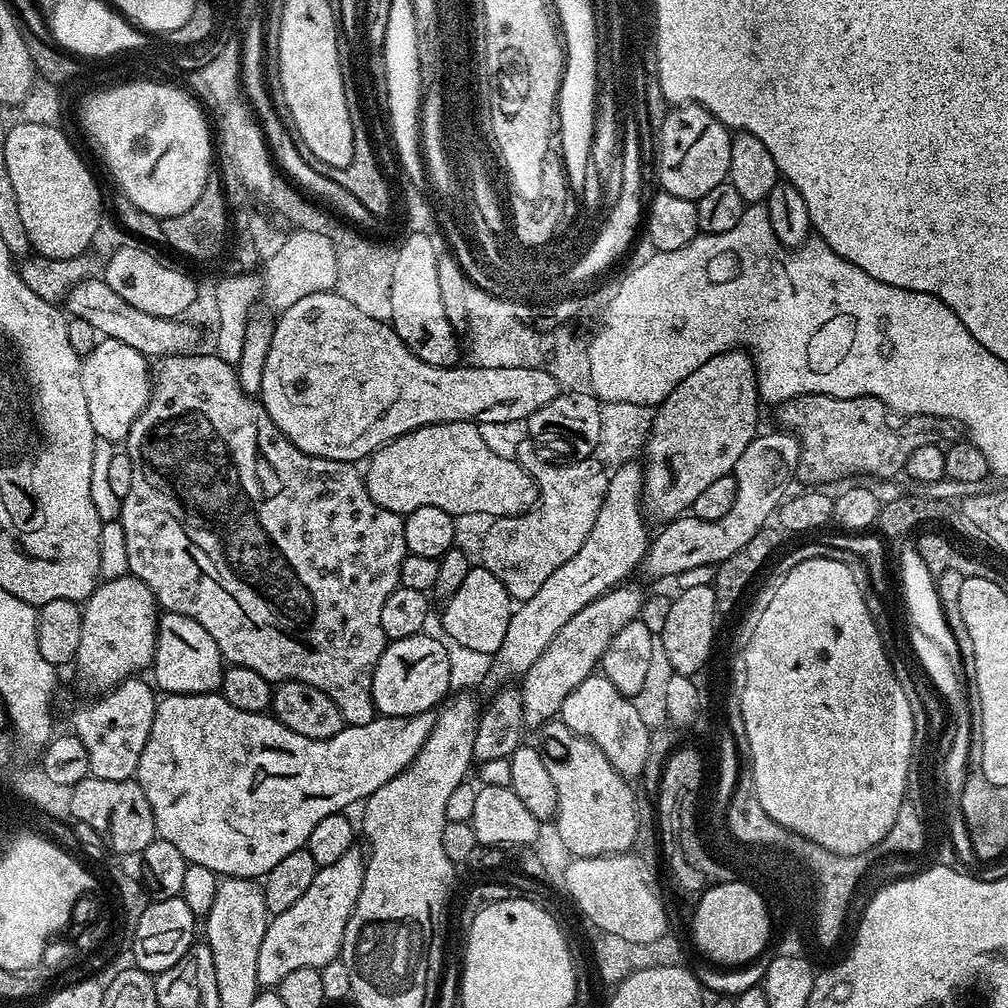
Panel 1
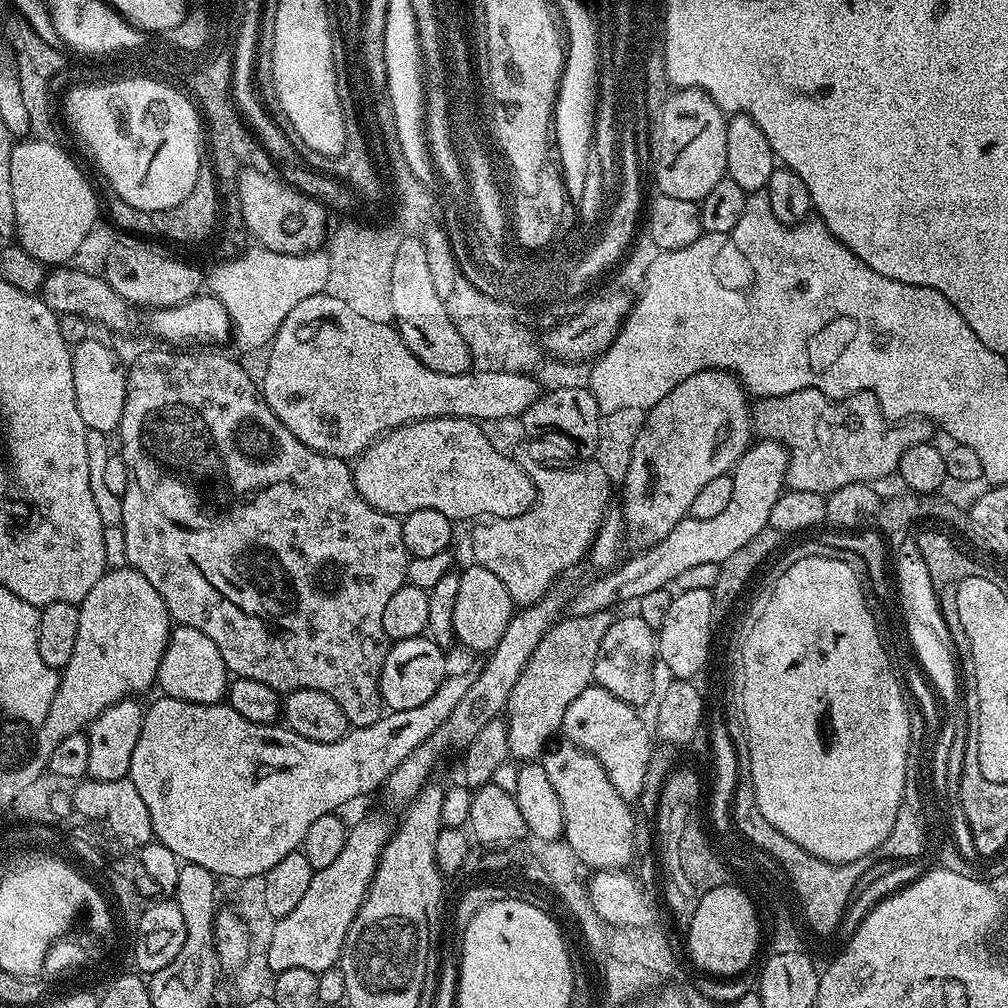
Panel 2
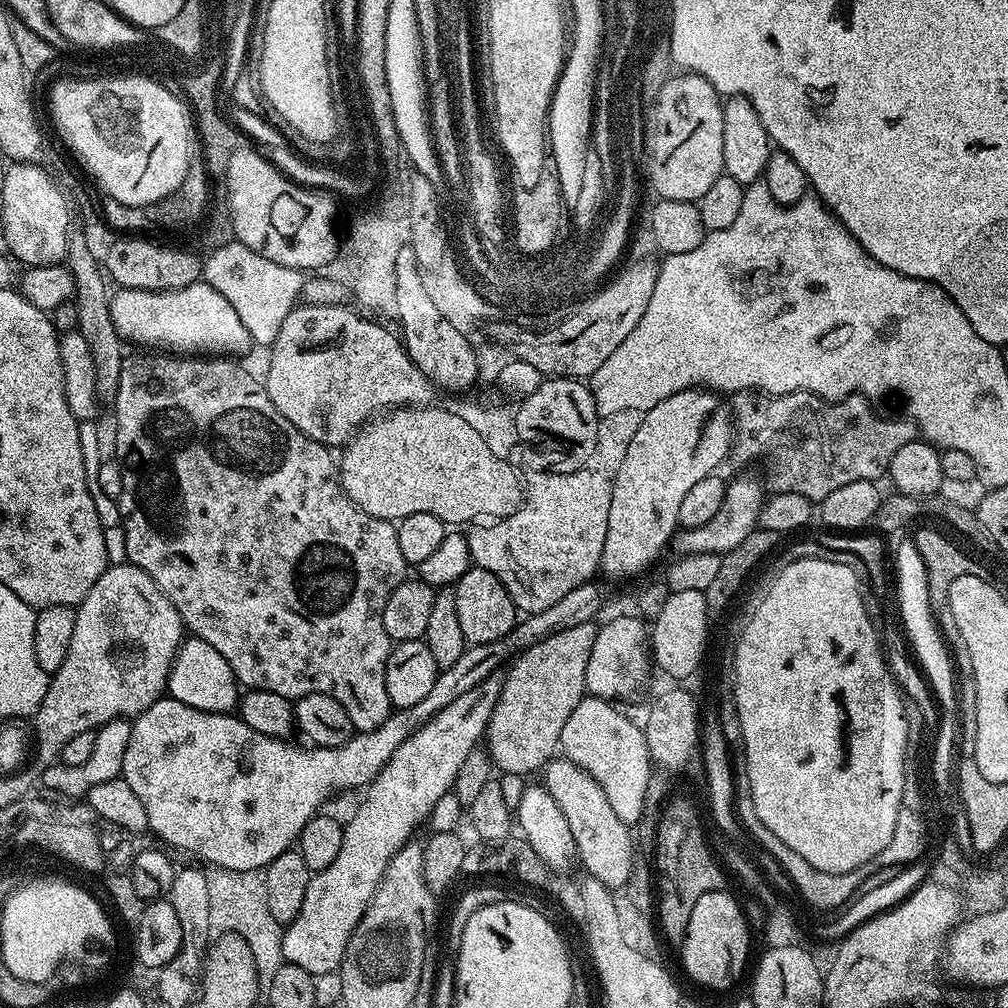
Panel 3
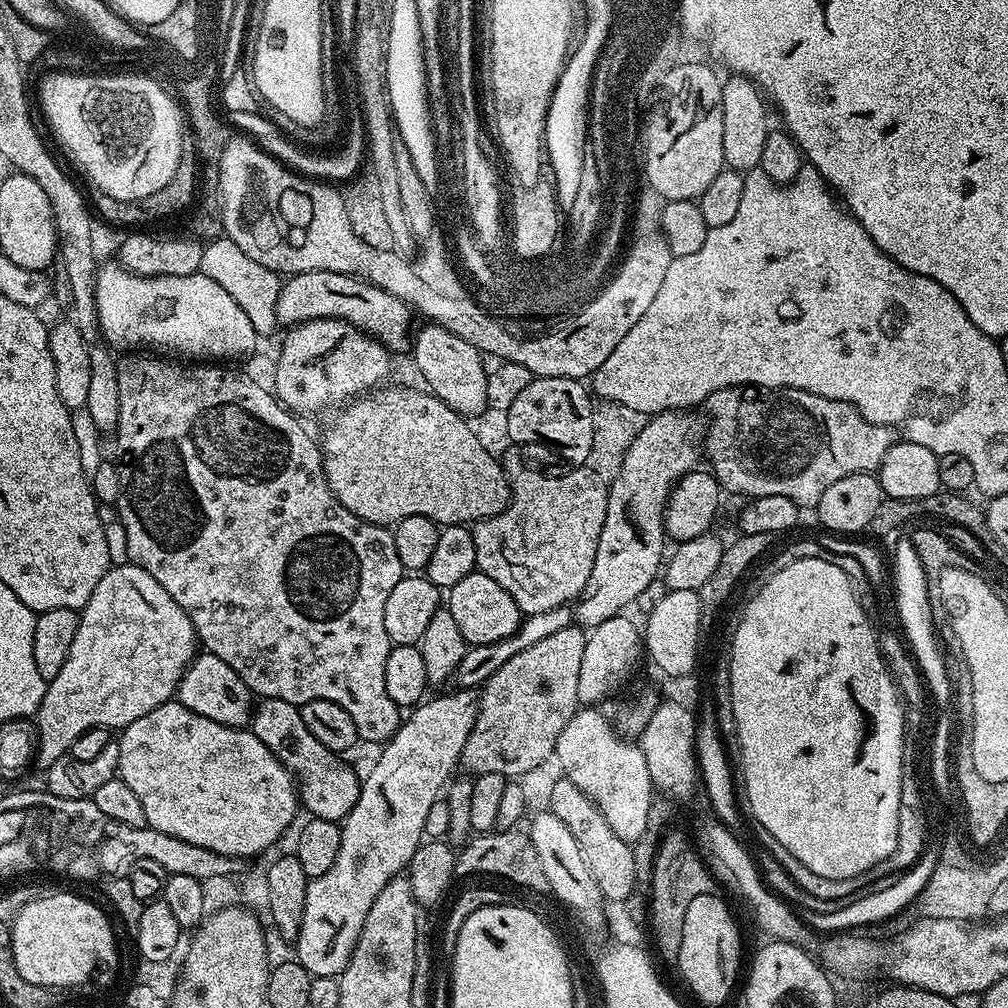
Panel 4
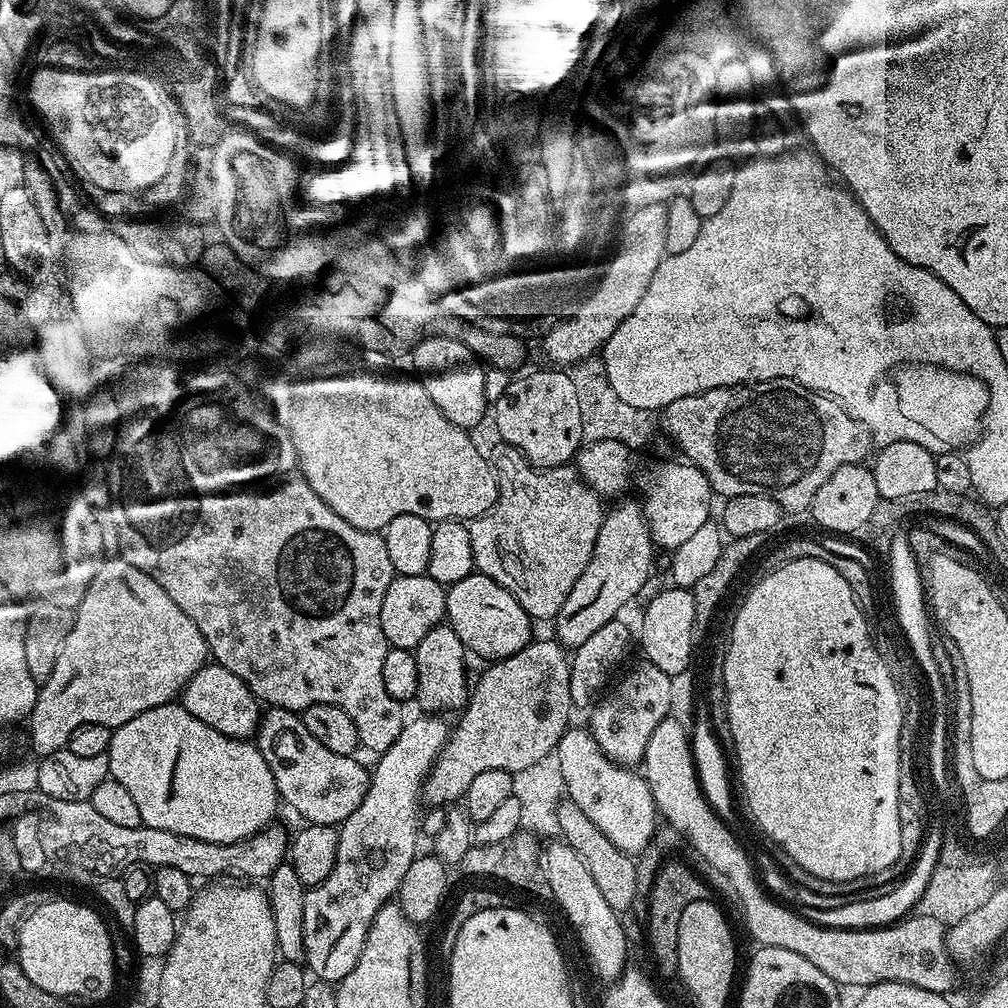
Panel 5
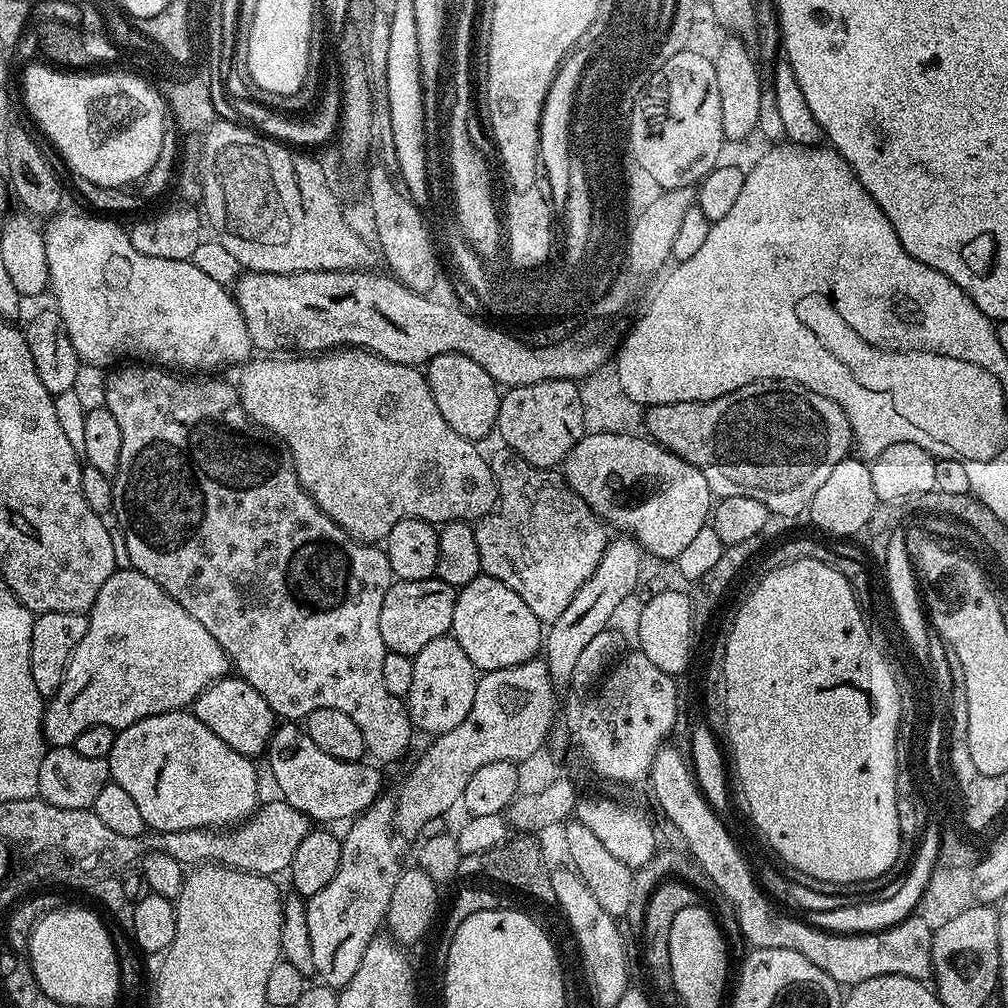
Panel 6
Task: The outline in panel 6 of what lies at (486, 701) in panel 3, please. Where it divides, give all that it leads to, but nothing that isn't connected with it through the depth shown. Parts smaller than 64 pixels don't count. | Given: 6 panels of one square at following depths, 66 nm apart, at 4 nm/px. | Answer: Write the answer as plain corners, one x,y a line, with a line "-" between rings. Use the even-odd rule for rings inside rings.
381,795
379,800
375,800
366,811
347,825
348,833
343,833
340,841
342,862
338,862
338,874
334,874
334,878
330,878
329,884
323,890
318,890
318,894
307,897
306,926
310,926
310,947
314,949
316,976
329,988
344,988
350,978
358,974
358,966
362,962
362,954
366,954
366,946
370,946
370,942
387,921
390,894
394,894
394,882
398,882
402,871
400,852
396,849
395,823
396,801
391,795

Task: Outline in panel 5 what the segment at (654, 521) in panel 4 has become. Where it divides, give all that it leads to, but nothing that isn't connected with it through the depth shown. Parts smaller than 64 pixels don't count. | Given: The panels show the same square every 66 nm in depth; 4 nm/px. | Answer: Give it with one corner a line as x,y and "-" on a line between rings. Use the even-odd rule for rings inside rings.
625,499
623,502
620,502
625,502
625,504
620,504
617,506
617,508
609,507
607,509
604,521
602,522
602,526
598,530
598,542
594,542
594,554
590,558
590,562
586,566
586,570
582,570
582,578
578,578
578,582
574,584
574,590
570,590
570,594
566,598
566,602
563,604
563,606
560,607
560,611
557,612
554,617
554,625
556,624
556,632
554,632
555,639
559,640
560,643
569,650
578,649
584,642
586,642
589,636
597,633
597,631
601,629
602,626
605,626
606,623
617,619
617,617
621,615
620,611
622,611
623,608
626,607
632,599
635,601
637,597
639,597
642,586
647,582
647,580
653,579
654,573
652,573
652,559
658,555
658,552
652,542
652,531
648,525
648,519
644,517
643,507
641,507
637,501
635,504
634,501
627,500
628,499

